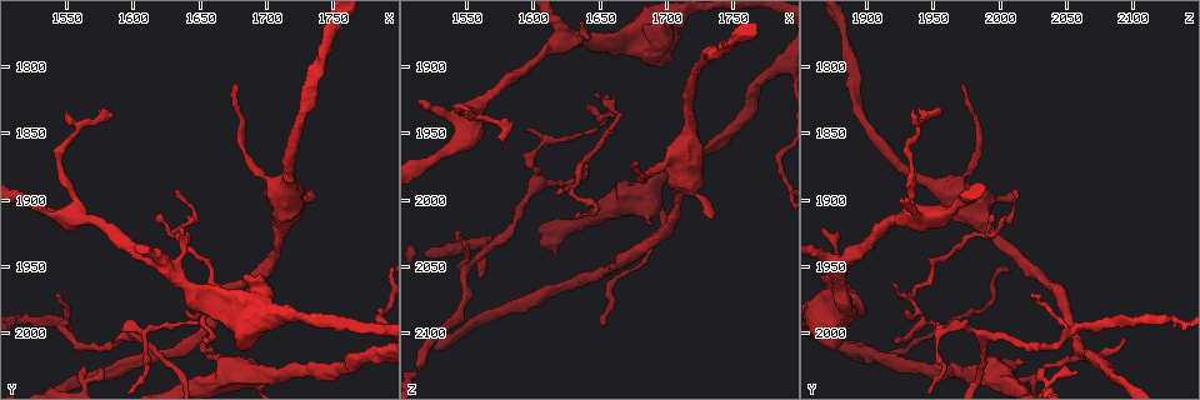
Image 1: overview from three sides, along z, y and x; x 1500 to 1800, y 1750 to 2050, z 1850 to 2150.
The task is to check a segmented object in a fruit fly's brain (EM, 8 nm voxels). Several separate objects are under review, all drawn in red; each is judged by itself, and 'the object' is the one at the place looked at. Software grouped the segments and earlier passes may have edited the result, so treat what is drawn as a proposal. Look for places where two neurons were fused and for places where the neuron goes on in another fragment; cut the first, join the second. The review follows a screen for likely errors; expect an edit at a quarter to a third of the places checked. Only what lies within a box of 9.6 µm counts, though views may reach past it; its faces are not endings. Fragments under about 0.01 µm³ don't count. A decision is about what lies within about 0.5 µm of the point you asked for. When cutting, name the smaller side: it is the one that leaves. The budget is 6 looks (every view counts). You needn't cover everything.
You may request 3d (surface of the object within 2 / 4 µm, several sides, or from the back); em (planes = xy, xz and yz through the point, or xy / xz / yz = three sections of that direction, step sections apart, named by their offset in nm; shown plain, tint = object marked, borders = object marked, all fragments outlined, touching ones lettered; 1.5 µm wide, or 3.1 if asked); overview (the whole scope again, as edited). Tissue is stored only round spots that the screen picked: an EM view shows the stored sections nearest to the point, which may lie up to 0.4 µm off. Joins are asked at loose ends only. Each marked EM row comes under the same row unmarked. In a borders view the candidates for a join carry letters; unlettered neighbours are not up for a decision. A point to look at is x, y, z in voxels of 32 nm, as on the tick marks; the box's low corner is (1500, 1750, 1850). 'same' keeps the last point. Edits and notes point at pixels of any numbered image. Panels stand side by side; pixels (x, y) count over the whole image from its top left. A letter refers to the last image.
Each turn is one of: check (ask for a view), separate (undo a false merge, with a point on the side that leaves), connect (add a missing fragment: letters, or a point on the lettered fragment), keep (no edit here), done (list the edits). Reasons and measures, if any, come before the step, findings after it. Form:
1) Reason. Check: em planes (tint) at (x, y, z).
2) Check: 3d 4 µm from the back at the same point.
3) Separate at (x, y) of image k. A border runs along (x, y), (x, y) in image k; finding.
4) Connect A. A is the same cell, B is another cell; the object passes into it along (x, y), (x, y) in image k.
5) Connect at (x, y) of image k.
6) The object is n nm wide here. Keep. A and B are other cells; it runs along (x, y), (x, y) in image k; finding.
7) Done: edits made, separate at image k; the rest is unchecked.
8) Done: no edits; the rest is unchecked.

Free end. Check: 3d 2 µm at (1736, 1892, 2016).

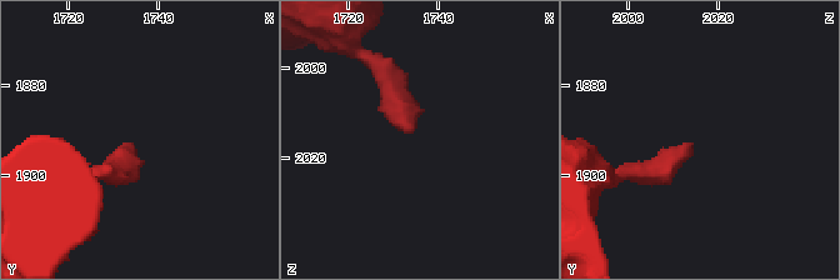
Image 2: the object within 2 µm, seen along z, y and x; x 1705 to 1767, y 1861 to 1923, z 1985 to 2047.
Check: em planes (borders) at (1734, 1893, 2015).

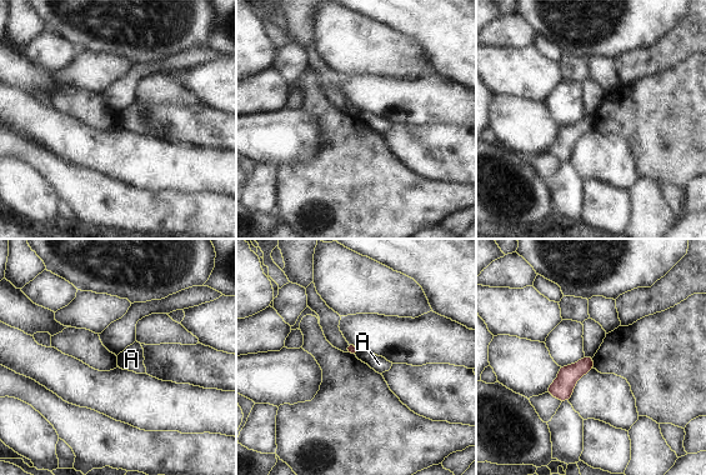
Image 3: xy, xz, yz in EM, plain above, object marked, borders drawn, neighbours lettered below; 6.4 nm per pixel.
Keep. A is another cell; a border runs along (360, 351), (355, 355) in image 3; none of them fits.

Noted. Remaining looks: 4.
Sudden change in width. Check: em xy step 8 (tint) at (1542, 1912, 1958).

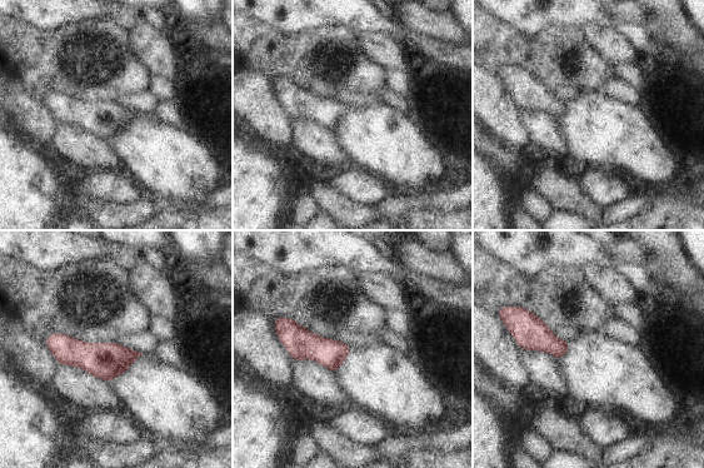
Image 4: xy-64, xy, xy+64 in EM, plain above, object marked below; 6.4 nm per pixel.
Another direction. Check: em planes (borders) at the same point.

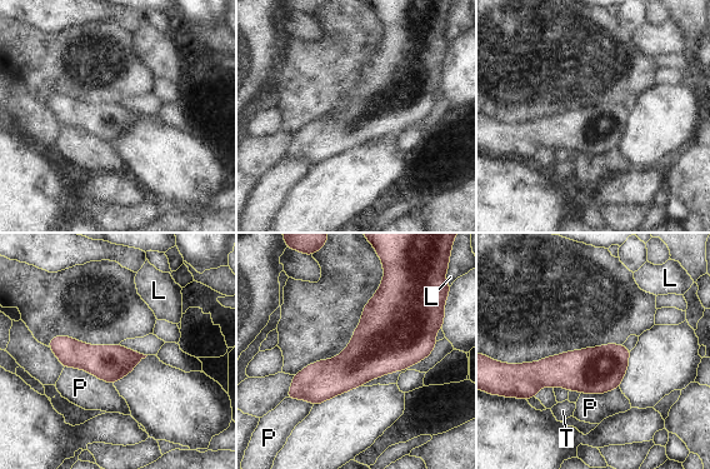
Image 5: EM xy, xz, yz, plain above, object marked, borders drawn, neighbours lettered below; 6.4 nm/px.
The object is 300 nm wide here. Keep. L, P and T are other cells; a border runs along (64, 367), (84, 369), (113, 385) in image 5; one neuron here.

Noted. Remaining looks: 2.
A fork. Check: 3d 2 µm from the back at (1606, 1996, 1956).

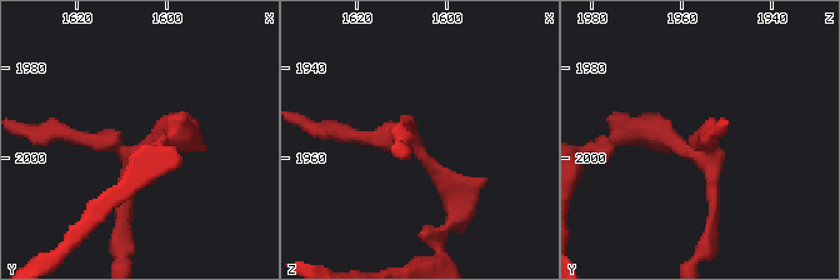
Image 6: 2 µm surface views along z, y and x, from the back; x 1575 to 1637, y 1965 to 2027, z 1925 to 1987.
3 arms meet here; shape alone is not enough. Check: em planes (borders) at (1606, 1998, 1959).

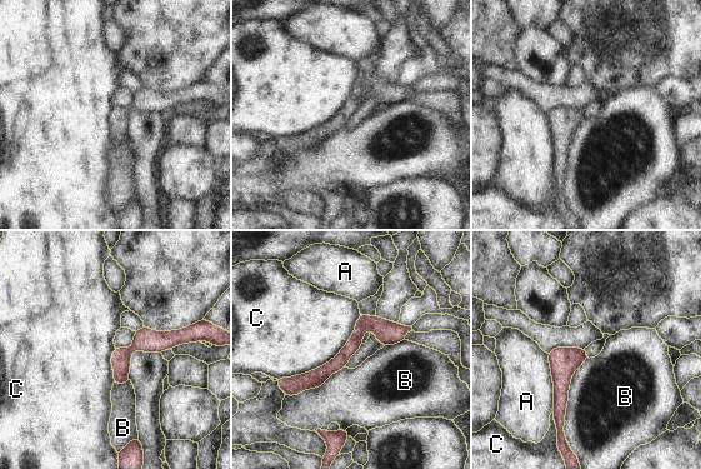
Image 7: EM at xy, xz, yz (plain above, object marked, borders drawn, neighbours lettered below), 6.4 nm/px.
Keep. A, B and C are other cells; one neuron here.

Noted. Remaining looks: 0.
Done: no edits; the rest is unchecked.

